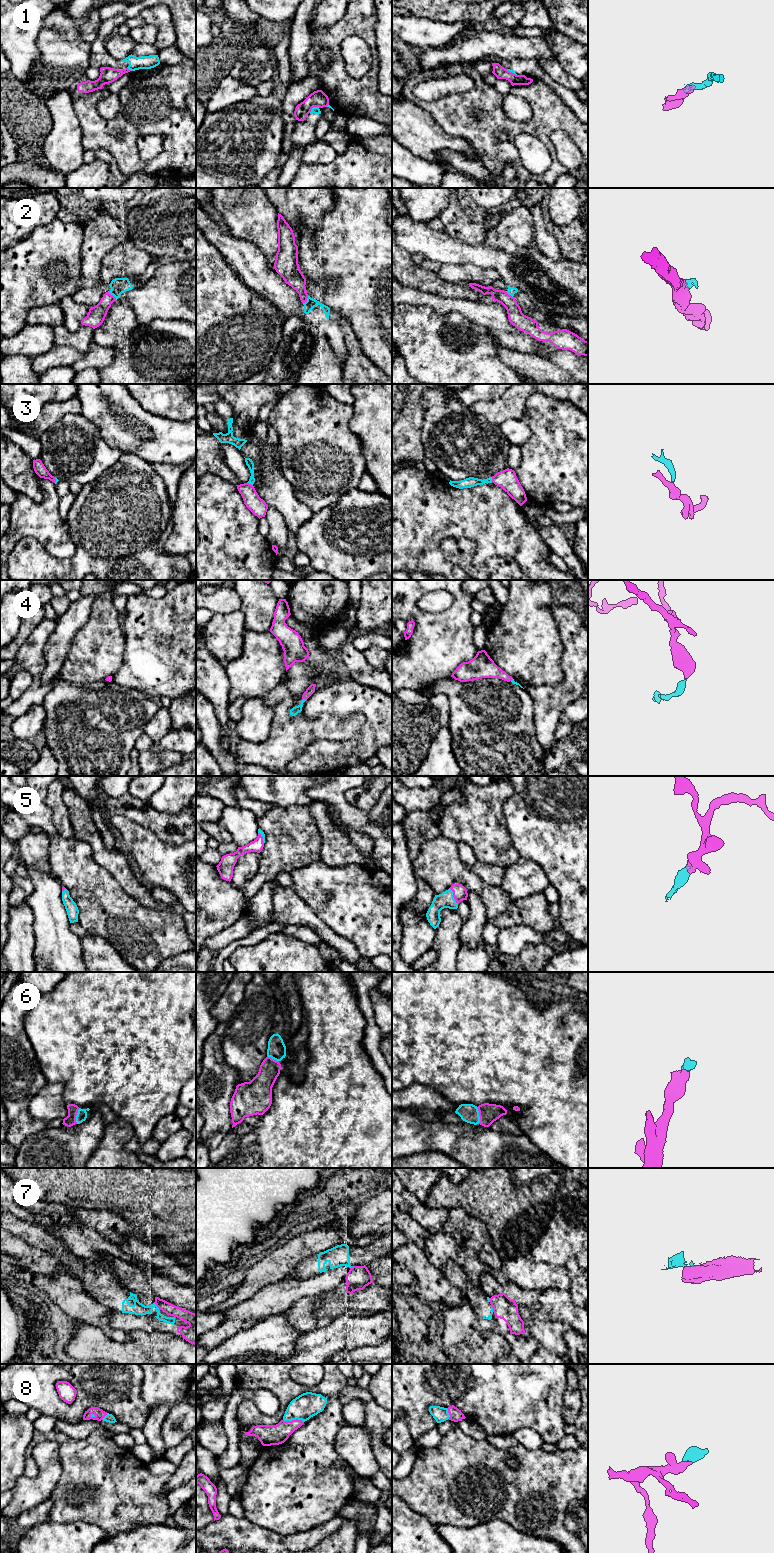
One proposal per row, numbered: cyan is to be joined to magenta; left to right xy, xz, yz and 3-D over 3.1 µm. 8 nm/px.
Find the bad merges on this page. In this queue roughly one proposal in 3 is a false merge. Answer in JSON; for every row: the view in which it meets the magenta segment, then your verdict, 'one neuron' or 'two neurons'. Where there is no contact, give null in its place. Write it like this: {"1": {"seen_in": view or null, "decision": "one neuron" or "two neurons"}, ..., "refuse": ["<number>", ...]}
{"1": {"seen_in": "xz", "decision": "two neurons"}, "2": {"seen_in": "xz", "decision": "two neurons"}, "3": {"seen_in": "xz", "decision": "one neuron"}, "4": {"seen_in": "xz", "decision": "one neuron"}, "5": {"seen_in": "yz", "decision": "one neuron"}, "6": {"seen_in": "yz", "decision": "one neuron"}, "7": {"seen_in": "xy", "decision": "two neurons"}, "8": {"seen_in": "xz", "decision": "one neuron"}, "refuse": ["1", "2", "7"]}

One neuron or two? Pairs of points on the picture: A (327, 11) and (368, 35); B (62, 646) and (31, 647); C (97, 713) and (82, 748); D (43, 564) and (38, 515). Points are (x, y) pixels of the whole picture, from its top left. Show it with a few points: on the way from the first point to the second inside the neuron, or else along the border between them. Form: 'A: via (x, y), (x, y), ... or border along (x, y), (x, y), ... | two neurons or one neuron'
A: border along (346, 10), (340, 19), (320, 31) | two neurons
B: border along (54, 626), (44, 647), (45, 667), (43, 671) | two neurons
C: via (97, 722), (91, 730), (91, 739) | one neuron
D: border along (18, 540), (34, 537), (51, 555), (59, 559) | two neurons

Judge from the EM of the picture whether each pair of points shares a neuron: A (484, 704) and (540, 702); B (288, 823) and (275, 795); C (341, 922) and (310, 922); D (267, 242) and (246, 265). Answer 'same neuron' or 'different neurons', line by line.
A: different neurons
B: different neurons
C: different neurons
D: different neurons

